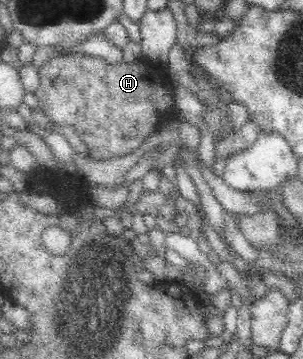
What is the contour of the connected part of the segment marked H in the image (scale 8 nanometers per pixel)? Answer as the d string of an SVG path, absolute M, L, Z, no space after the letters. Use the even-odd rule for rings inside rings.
M74 54L54 55L39 69L40 84L36 89L38 108L56 128L71 127L75 135L83 141L87 155L91 161L109 161L114 157L123 157L137 153L141 145L153 137L171 119L171 115L179 115L173 96L173 79L170 77L168 65L154 65L144 59L136 62L107 62L93 59L91 56ZM169 87L169 113L165 114L155 107L157 89Z

